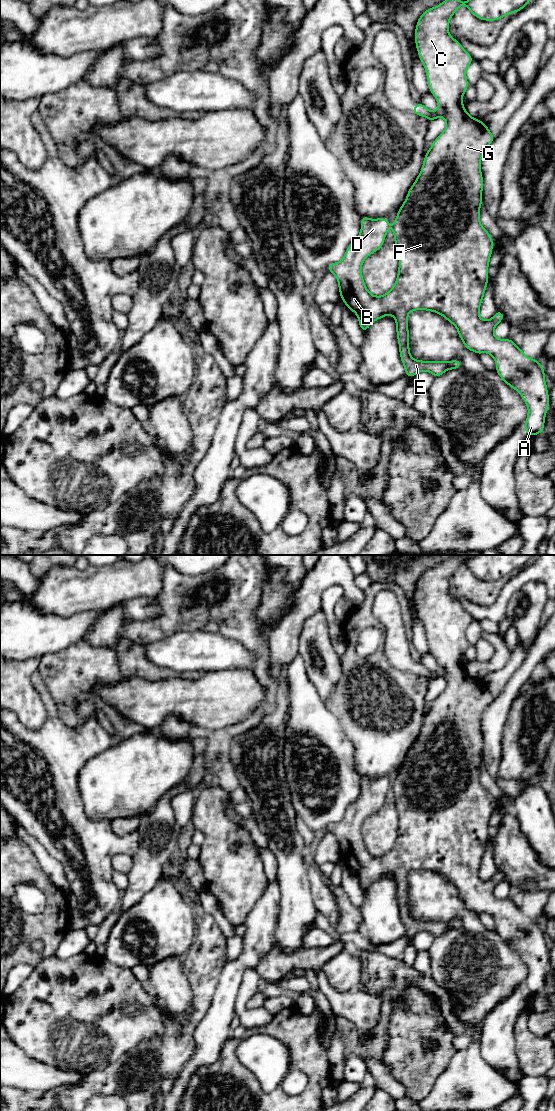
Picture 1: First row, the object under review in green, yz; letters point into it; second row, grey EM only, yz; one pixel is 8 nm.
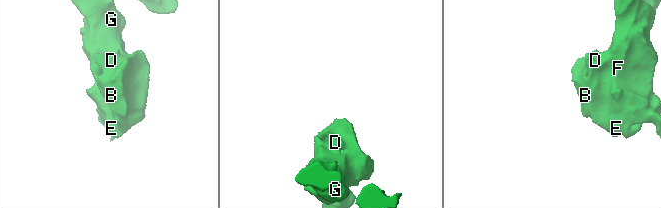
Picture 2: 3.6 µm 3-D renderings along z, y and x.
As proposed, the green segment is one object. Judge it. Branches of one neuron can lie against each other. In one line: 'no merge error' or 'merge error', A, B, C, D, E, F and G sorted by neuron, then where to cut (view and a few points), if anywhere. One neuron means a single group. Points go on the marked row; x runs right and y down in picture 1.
no merge error; groups A B C D E F G; cut none

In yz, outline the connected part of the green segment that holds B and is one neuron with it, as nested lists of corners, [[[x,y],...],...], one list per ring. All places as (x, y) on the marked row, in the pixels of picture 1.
[[[444,0],[419,17],[414,36],[416,48],[426,71],[430,92],[436,98],[439,108],[431,111],[417,103],[411,113],[426,117],[430,122],[442,117],[446,127],[426,152],[422,169],[391,225],[399,257],[397,279],[385,295],[374,296],[366,288],[361,274],[365,258],[378,251],[384,243],[390,226],[386,218],[361,217],[361,231],[357,239],[347,247],[343,259],[329,264],[327,270],[337,278],[341,300],[357,315],[363,332],[384,316],[394,317],[400,358],[408,377],[427,371],[436,378],[447,370],[461,366],[460,360],[421,361],[413,359],[410,354],[408,314],[414,310],[427,310],[442,315],[457,328],[467,350],[478,355],[489,353],[494,358],[498,375],[520,393],[527,405],[525,434],[535,436],[543,432],[549,406],[544,368],[538,360],[527,357],[512,339],[495,337],[496,325],[504,320],[501,311],[497,310],[490,320],[479,317],[493,250],[492,237],[480,223],[480,206],[483,204],[481,159],[494,136],[483,121],[471,117],[464,108],[462,98],[469,86],[466,70],[473,58],[449,34],[450,18],[463,5],[480,20],[495,21],[522,10],[529,1],[466,0],[463,3],[461,0]]]

